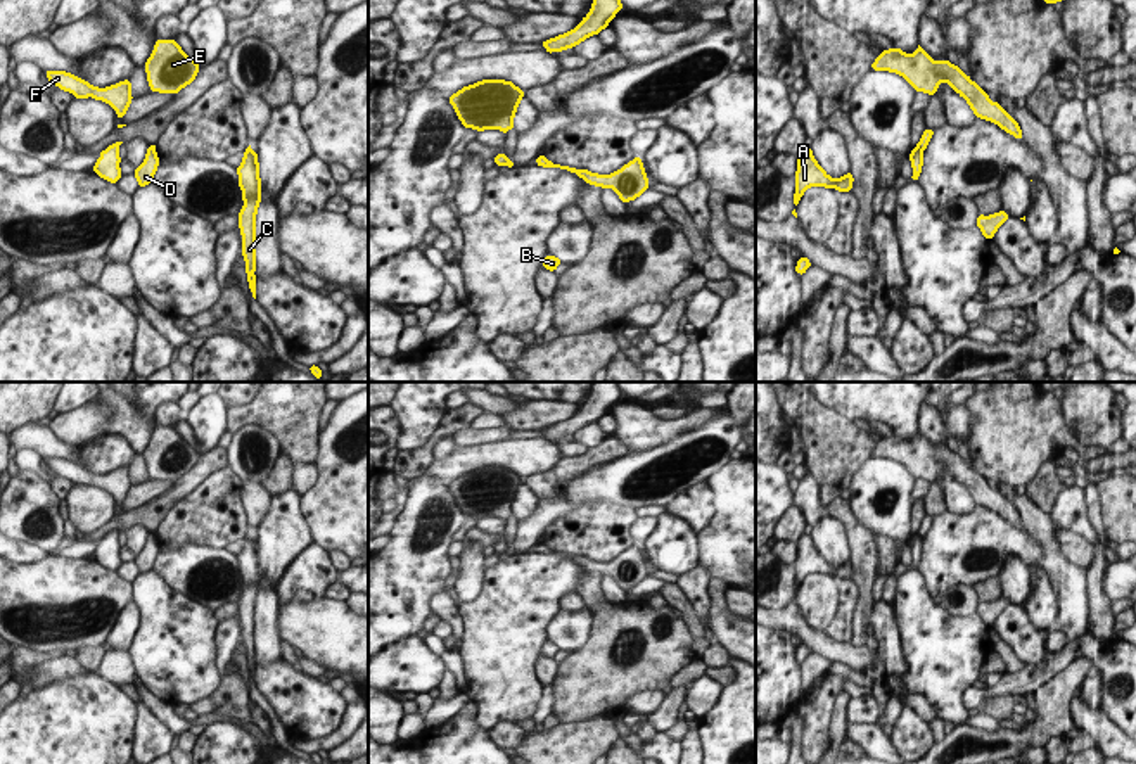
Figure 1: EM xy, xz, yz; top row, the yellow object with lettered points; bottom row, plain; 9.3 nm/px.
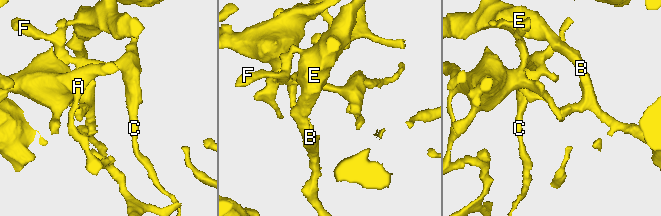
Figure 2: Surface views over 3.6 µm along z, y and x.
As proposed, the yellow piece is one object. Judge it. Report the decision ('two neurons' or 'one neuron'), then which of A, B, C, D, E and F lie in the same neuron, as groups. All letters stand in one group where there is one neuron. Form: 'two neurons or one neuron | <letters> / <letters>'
two neurons | A C F / B D E

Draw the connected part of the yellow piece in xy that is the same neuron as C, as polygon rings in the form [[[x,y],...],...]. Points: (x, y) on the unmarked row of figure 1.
[[[251,532],[244,538],[244,546],[239,555],[239,574],[244,581],[244,595],[239,600],[239,615],[242,621],[242,643],[246,646],[246,660],[252,684],[256,686],[256,602],[261,589],[261,567],[259,567],[259,550],[258,541]]]

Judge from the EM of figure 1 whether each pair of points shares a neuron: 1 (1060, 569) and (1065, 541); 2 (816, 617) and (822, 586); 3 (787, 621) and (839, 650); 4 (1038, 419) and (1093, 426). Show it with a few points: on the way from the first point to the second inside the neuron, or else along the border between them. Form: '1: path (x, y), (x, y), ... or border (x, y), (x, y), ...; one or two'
1: border (1048, 517), (1059, 550), (1069, 560), (1086, 569); two
2: path (818, 611), (818, 593); one
3: path (799, 626), (827, 647); one
4: border (1060, 400), (1067, 429), (1083, 445), (1097, 448); two

